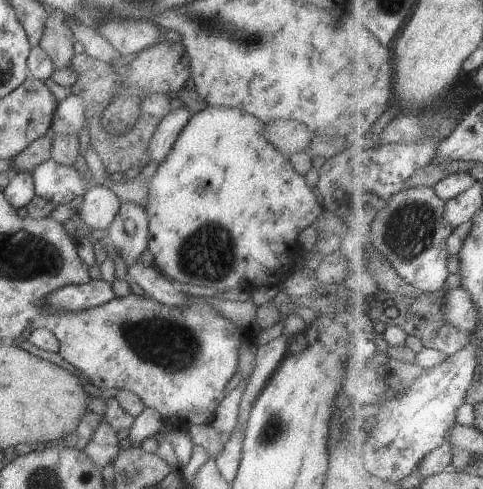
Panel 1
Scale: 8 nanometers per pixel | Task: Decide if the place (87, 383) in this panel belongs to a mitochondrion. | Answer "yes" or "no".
no

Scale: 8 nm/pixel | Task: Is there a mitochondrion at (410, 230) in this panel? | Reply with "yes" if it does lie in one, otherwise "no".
yes

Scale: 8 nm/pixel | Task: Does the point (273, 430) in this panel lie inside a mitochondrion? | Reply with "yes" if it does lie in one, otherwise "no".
yes

